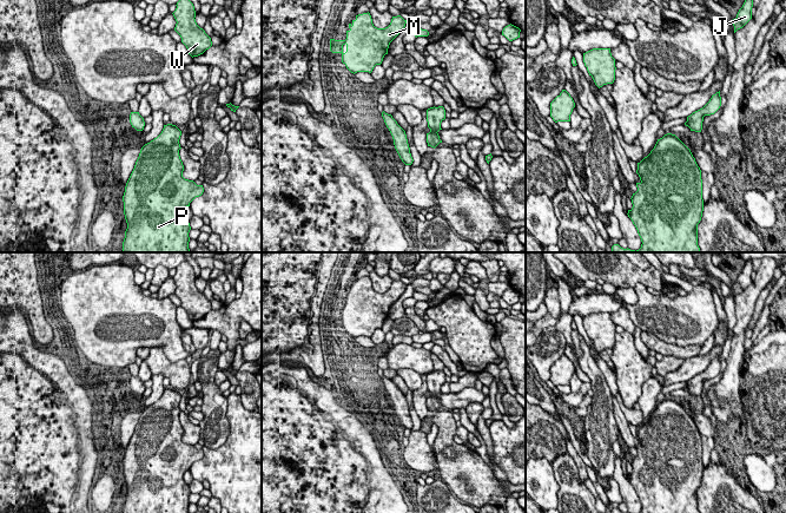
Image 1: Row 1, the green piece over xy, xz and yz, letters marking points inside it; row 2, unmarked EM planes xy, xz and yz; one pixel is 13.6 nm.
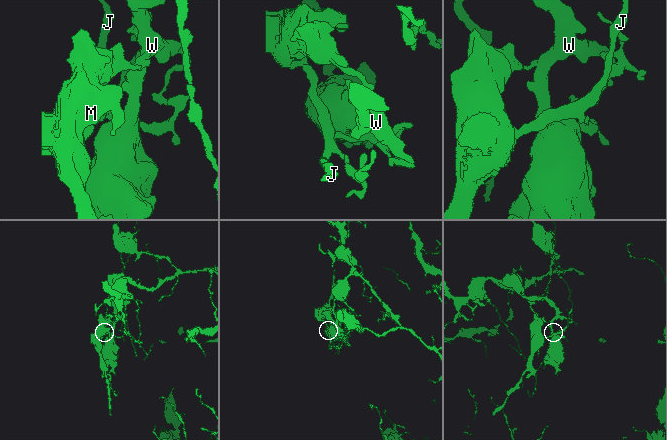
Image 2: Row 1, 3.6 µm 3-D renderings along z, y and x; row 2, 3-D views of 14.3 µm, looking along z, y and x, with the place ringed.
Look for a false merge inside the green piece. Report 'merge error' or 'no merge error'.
merge error

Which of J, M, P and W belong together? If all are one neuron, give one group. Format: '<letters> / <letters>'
J M / P W

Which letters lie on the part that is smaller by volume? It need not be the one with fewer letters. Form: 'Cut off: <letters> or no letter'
Cut off: J, M

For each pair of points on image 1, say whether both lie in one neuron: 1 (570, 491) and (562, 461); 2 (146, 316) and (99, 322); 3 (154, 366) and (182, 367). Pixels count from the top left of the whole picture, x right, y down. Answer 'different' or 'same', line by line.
1: same
2: same
3: same

